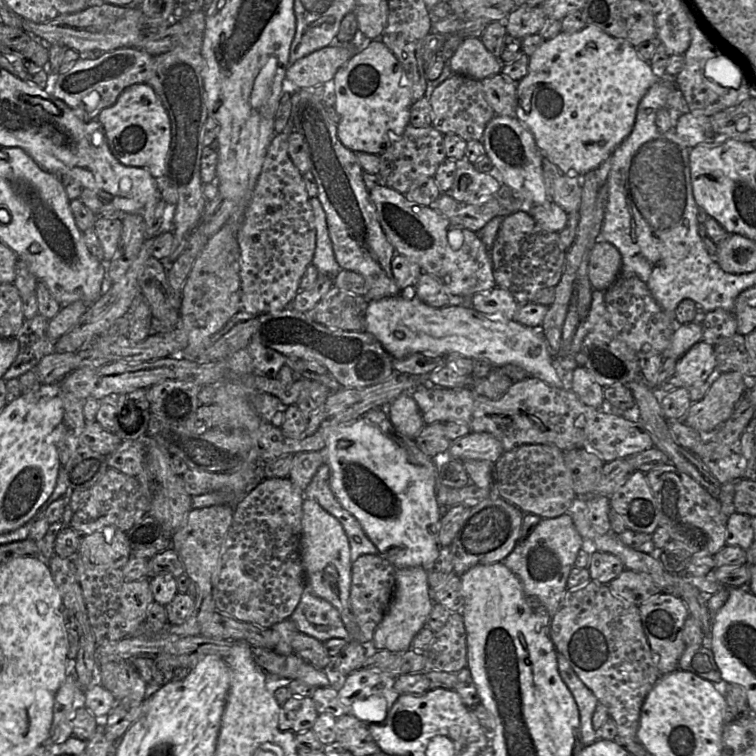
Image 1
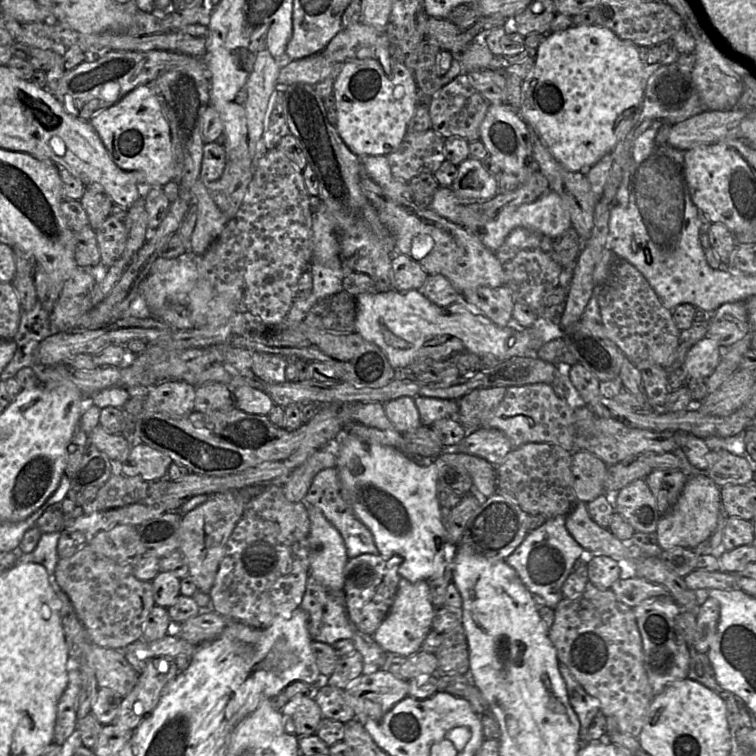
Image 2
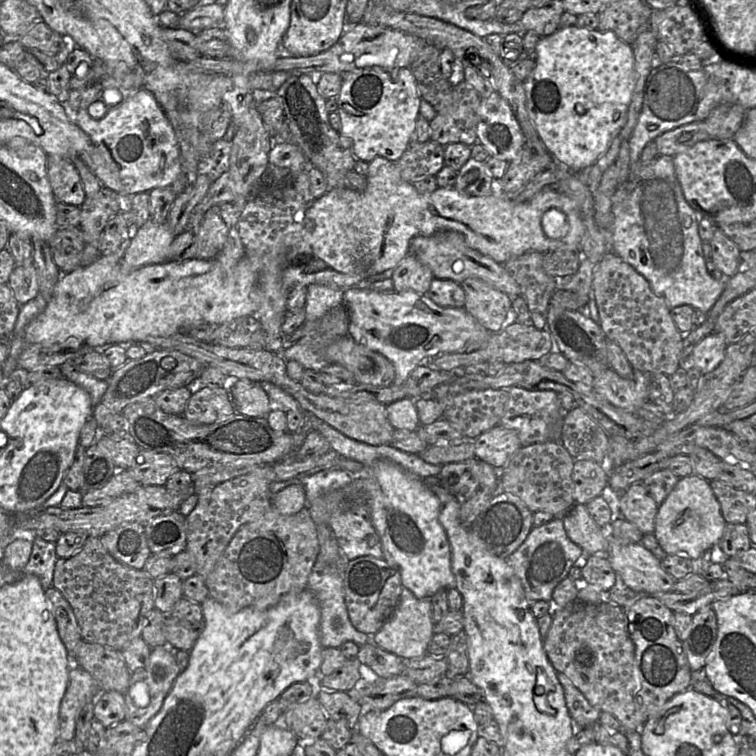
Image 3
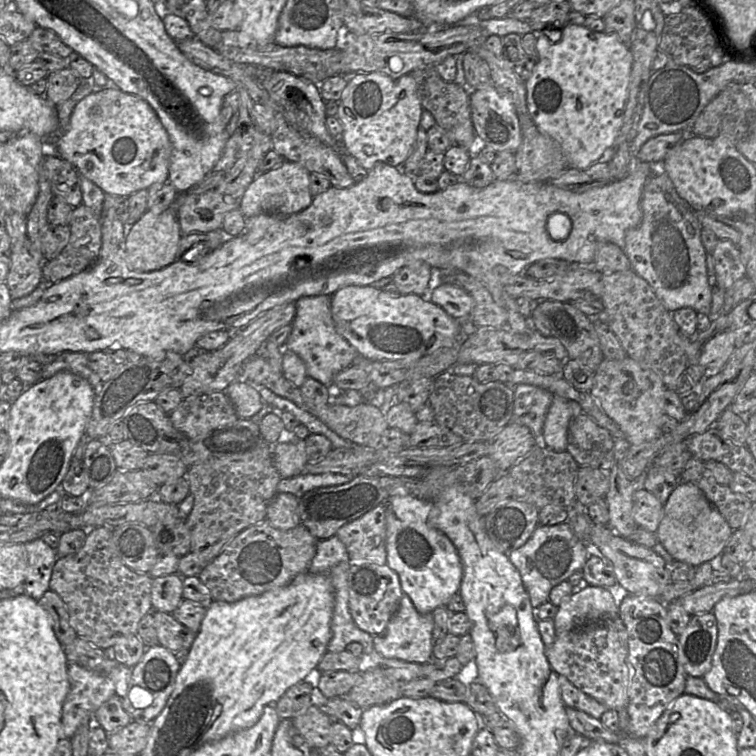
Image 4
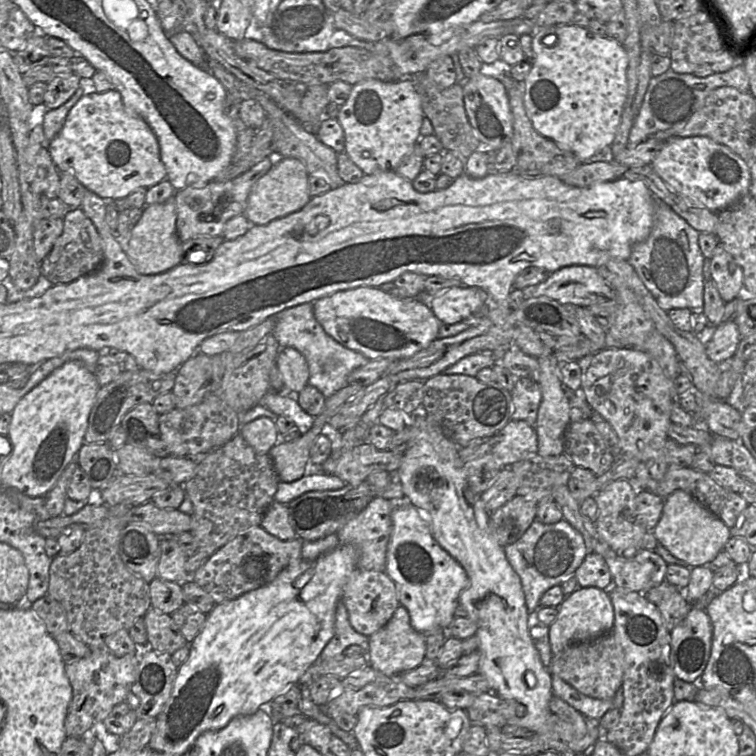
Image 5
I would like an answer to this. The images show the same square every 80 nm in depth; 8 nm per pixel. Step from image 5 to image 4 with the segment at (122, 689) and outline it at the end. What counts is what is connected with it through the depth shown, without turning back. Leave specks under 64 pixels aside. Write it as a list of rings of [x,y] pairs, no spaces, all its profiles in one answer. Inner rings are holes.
[[[69,663],[70,691],[62,708],[62,738],[72,739],[78,728],[94,719],[97,709],[116,695],[114,681],[98,672]]]

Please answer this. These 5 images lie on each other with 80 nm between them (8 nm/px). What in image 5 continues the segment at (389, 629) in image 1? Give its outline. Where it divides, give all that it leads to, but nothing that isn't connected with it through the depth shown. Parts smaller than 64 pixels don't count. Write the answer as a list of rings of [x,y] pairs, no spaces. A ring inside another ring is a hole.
[[[400,604],[390,621],[369,637],[367,659],[369,665],[383,674],[398,676],[420,666],[426,660],[425,653],[425,635],[412,627],[408,610]]]

